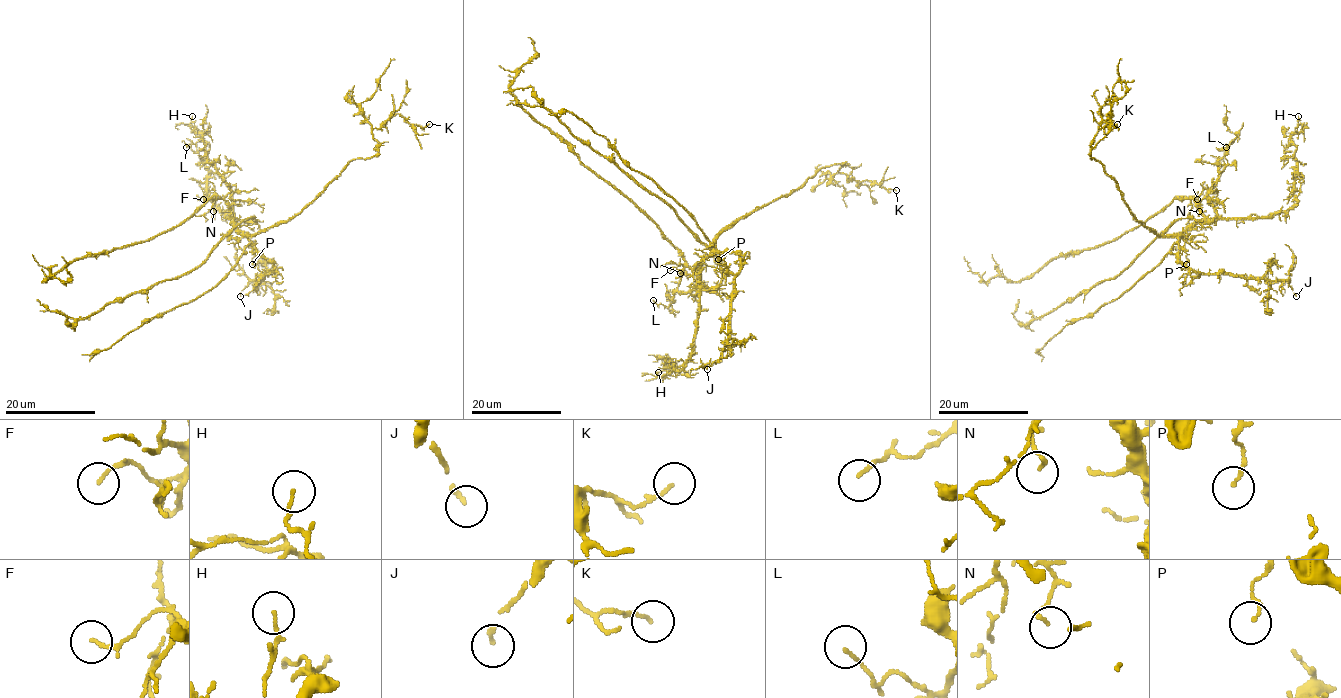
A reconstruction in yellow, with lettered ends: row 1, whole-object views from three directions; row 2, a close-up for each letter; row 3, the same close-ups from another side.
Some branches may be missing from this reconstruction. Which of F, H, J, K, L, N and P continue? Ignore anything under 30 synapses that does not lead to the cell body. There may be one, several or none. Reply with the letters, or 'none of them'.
J

